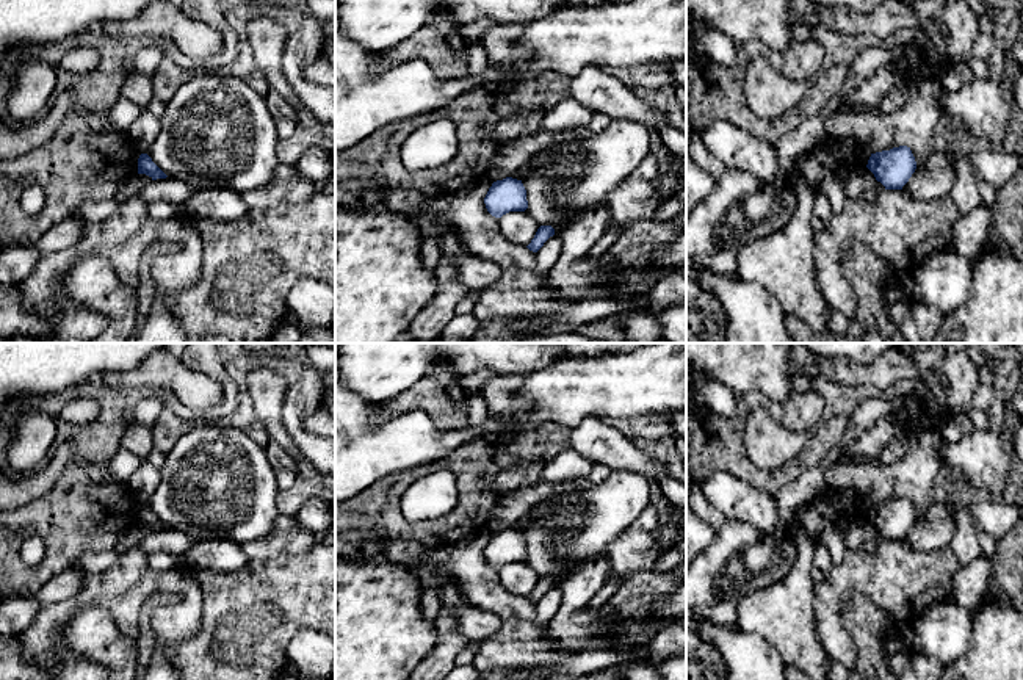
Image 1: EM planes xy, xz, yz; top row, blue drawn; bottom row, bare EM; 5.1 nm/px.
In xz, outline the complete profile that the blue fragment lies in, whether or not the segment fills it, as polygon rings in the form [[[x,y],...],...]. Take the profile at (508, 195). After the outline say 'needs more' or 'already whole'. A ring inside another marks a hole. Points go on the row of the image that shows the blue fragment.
[[[512,177],[497,180],[489,188],[484,204],[495,218],[501,218],[509,212],[525,212],[528,208],[526,190],[522,180]]] | already whole

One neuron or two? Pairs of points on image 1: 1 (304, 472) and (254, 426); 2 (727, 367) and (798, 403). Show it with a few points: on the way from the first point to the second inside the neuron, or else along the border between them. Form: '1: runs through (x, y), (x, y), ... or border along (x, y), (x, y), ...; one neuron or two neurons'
1: border along (267, 431), (292, 458); two neurons
2: border along (751, 390), (774, 400), (793, 390); two neurons

